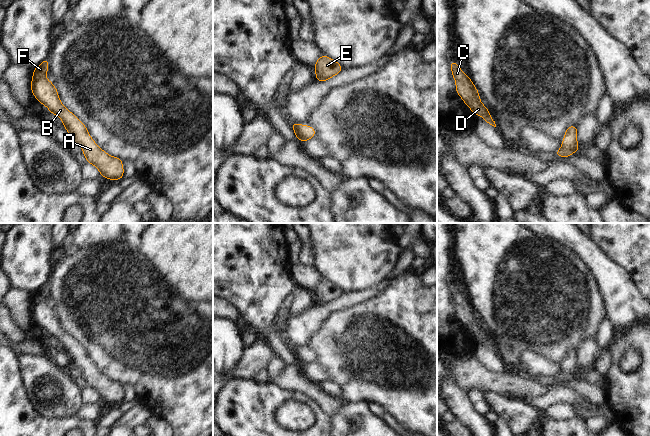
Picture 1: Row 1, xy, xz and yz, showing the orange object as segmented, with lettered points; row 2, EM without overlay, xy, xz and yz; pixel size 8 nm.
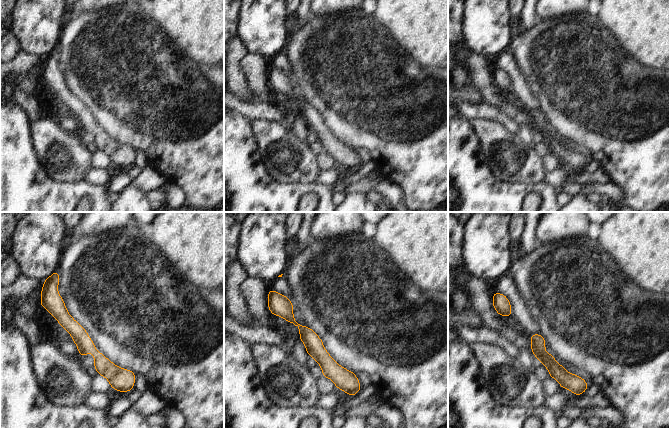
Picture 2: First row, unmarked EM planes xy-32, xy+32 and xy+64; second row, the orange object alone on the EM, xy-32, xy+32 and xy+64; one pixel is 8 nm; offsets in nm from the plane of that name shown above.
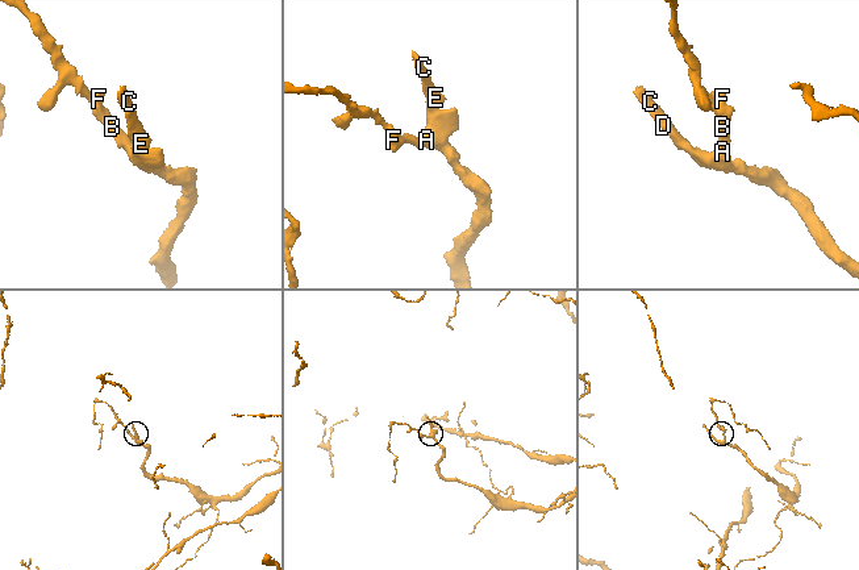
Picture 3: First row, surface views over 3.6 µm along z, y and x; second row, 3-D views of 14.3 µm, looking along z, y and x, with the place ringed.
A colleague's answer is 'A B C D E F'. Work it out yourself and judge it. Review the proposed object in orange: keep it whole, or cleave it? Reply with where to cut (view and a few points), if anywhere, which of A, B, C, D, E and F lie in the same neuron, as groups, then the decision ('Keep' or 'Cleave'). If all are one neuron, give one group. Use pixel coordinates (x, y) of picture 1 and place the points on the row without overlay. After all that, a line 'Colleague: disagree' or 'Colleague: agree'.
No split. Groups: A B C D E F. Keep
Colleague: agree

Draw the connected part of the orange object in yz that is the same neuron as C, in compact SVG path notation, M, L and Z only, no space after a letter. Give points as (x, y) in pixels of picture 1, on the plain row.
M451 286L450 292L456 306L458 319L475 339L482 340L488 348L496 351L495 345L491 342L488 333L480 326L479 317L473 309L472 304L462 296L457 286Z

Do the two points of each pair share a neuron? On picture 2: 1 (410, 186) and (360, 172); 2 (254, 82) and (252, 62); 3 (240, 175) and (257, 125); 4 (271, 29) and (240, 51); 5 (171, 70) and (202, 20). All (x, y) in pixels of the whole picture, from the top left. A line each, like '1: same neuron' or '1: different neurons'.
1: different neurons
2: same neuron
3: different neurons
4: different neurons
5: different neurons

